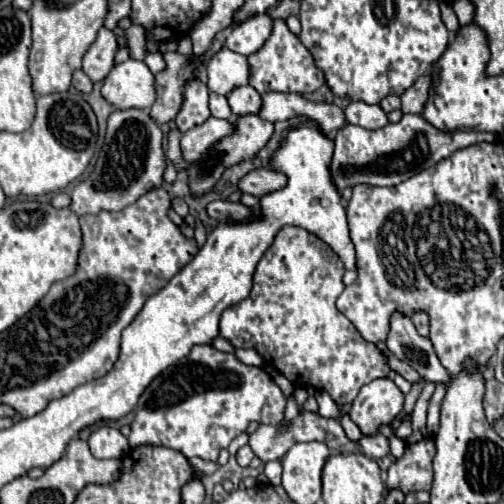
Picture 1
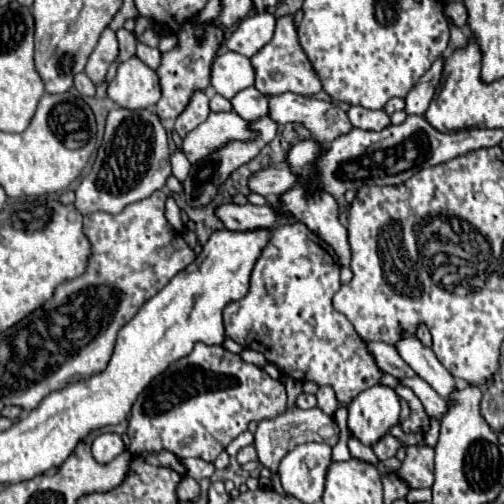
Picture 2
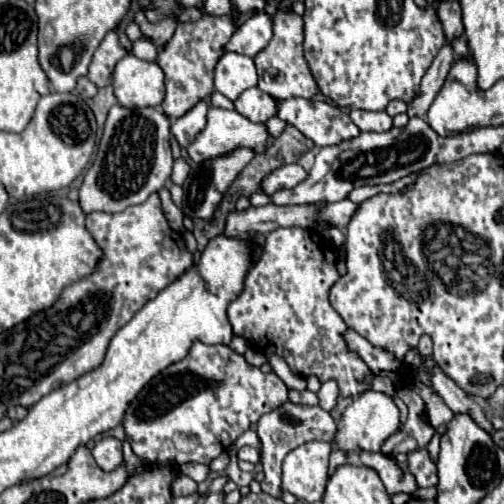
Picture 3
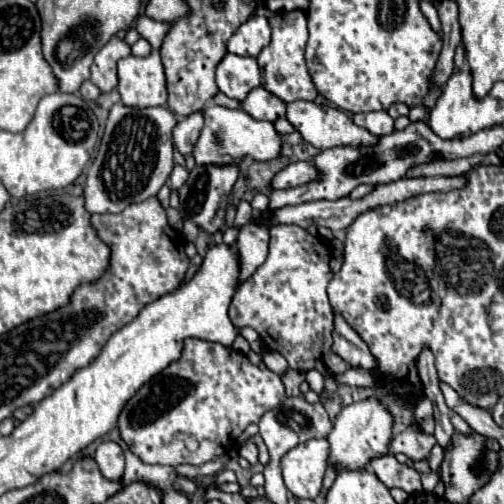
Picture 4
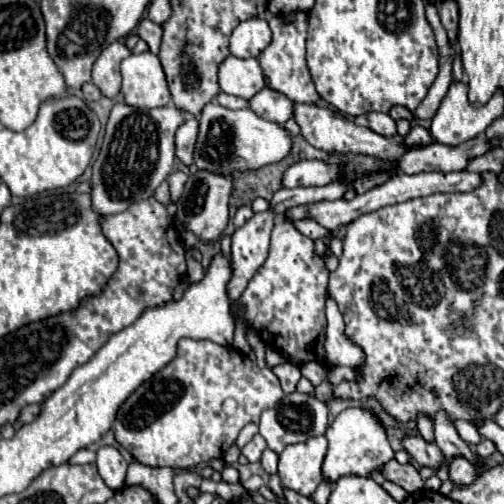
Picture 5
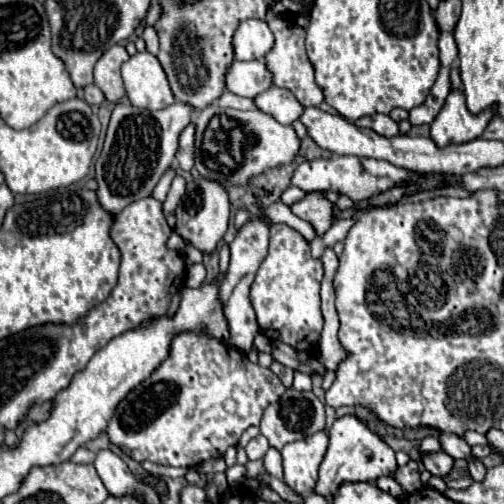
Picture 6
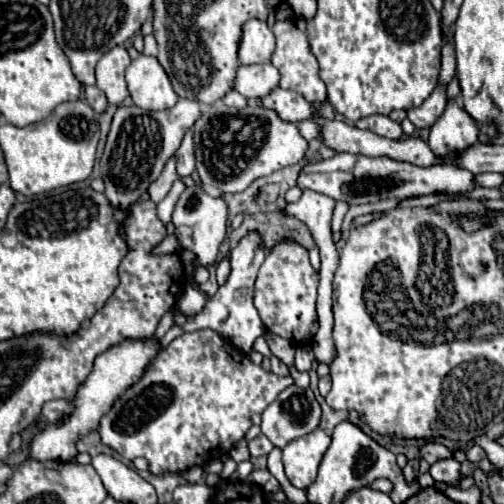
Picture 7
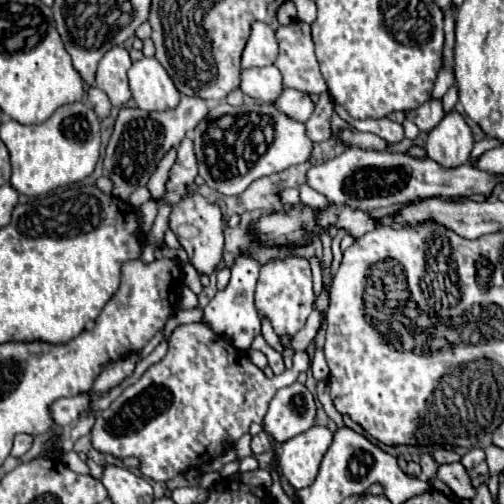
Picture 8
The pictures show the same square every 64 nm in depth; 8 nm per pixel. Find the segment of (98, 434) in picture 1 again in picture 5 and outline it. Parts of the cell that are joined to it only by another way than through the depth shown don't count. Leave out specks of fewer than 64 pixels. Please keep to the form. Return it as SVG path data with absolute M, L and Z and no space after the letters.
M112 446L100 448L98 456L96 456L96 466L98 466L98 472L100 472L104 484L108 484L108 488L112 488L116 492L126 488L128 464L116 448L112 448Z

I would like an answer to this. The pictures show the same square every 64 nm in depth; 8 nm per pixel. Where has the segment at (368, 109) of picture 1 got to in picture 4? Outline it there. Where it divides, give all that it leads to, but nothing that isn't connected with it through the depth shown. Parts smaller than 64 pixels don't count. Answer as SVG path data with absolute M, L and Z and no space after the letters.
M366 112L366 114L354 114L354 124L370 130L376 136L386 136L394 132L394 120L386 112Z

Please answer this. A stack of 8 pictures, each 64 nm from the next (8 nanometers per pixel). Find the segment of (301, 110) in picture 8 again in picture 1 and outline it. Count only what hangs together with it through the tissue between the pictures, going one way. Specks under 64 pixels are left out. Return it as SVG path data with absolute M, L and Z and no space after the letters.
M240 86L228 94L228 104L236 116L258 114L260 112L260 94L252 86Z

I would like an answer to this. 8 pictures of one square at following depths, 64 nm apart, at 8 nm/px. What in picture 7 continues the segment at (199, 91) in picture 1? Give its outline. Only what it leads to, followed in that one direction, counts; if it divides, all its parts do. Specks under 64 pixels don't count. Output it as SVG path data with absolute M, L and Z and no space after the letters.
M188 132L180 144L180 148L176 150L176 172L180 178L190 176L196 166L194 166L194 144L192 144L192 132Z

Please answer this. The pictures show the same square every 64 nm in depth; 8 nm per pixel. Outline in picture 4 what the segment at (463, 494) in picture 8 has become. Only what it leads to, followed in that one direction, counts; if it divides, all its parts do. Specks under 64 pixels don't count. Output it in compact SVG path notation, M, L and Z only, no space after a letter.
M406 430L390 442L390 450L394 454L404 452L410 460L416 462L416 460L430 460L434 444L436 444L434 436L426 436L418 430Z

